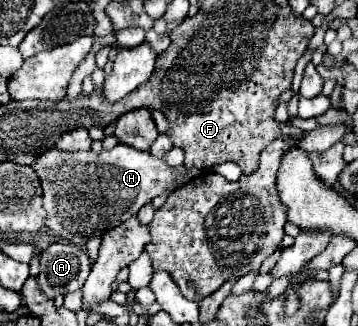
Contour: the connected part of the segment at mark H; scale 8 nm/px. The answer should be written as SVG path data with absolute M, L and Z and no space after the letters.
M116 145L102 153L66 153L50 147L50 151L42 151L32 167L42 183L42 203L48 213L46 227L74 245L86 245L88 239L100 237L136 215L142 205L162 195L178 173L188 173L190 177L200 173L200 169L186 169L184 165L172 169L164 159L130 145Z

